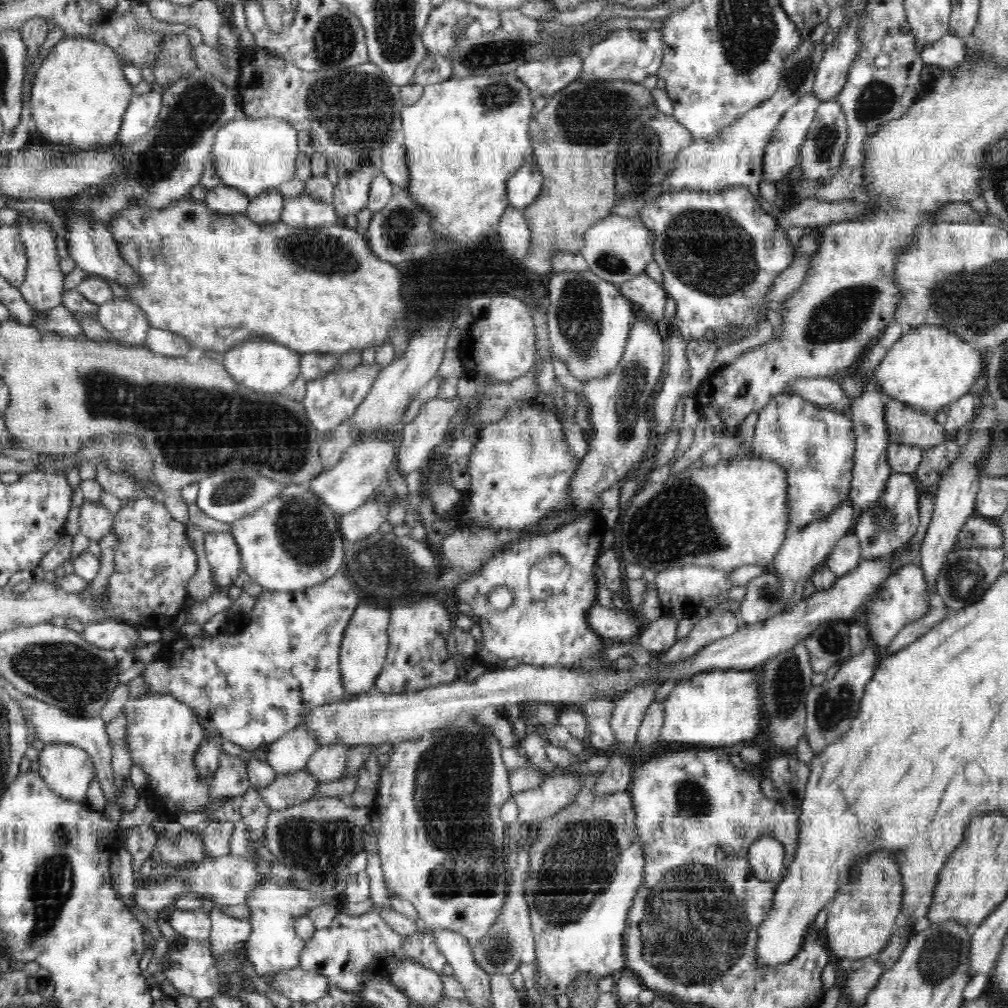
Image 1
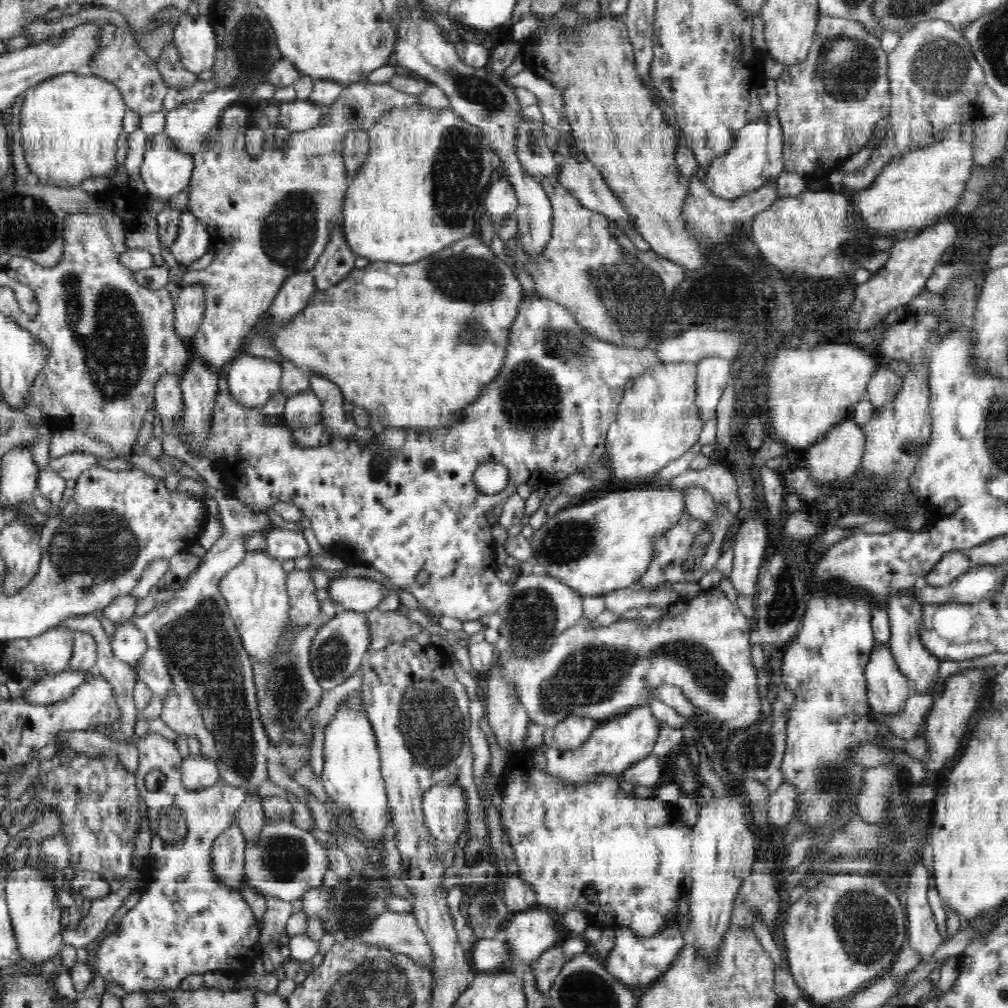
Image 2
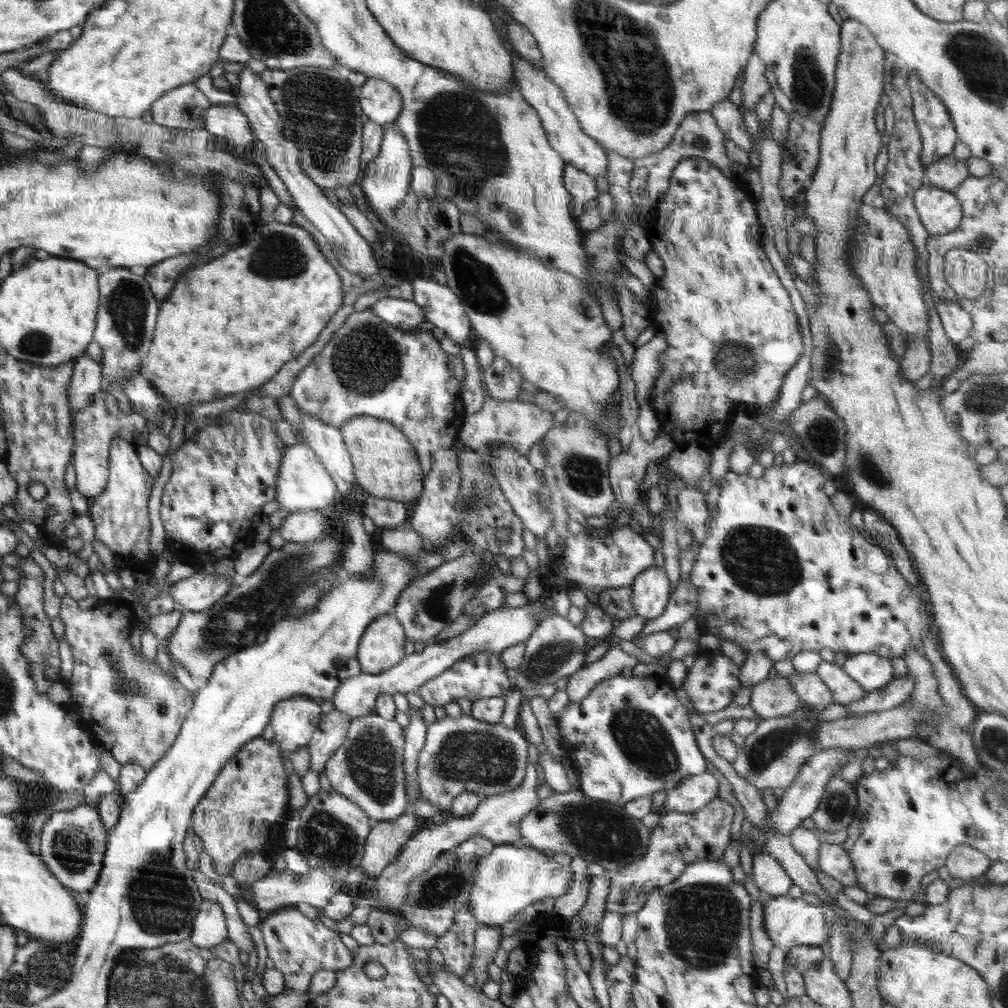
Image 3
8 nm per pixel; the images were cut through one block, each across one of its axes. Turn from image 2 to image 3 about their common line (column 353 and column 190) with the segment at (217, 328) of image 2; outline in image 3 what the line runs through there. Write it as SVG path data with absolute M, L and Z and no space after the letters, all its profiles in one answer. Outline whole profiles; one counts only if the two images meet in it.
M189 83L160 96L151 106L152 120L171 132L204 129L204 115L211 106L208 96Z

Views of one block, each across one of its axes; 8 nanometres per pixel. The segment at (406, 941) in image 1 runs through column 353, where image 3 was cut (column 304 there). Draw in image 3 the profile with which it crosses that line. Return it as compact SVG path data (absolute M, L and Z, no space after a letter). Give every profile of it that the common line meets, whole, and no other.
M289 905L272 913L263 914L258 928L262 931L268 958L284 976L286 991L281 994L304 994L310 989L312 978L321 971L342 972L354 965L353 954L341 942L337 932L326 928L319 920L310 920Z

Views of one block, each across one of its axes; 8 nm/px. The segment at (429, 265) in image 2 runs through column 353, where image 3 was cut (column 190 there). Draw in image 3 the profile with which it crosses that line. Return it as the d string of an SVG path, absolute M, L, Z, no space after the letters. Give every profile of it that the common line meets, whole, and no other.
M271 220L255 228L249 240L243 242L242 246L227 251L226 254L220 255L210 260L208 263L197 265L192 270L184 272L184 274L176 280L174 290L170 292L168 300L162 302L162 304L158 306L152 342L150 342L150 348L148 348L146 358L140 362L138 375L150 381L150 383L158 389L158 393L162 393L162 395L166 396L166 399L172 403L172 408L176 408L176 406L180 404L188 406L220 400L228 394L234 394L234 392L245 392L252 388L258 388L266 381L270 380L284 364L294 360L299 354L302 354L306 348L312 346L312 344L316 342L316 339L320 336L322 330L326 328L332 316L344 306L344 298L342 280L338 272L320 251L318 243L316 243L316 240L314 240L311 234L293 222L290 224L282 224Z

